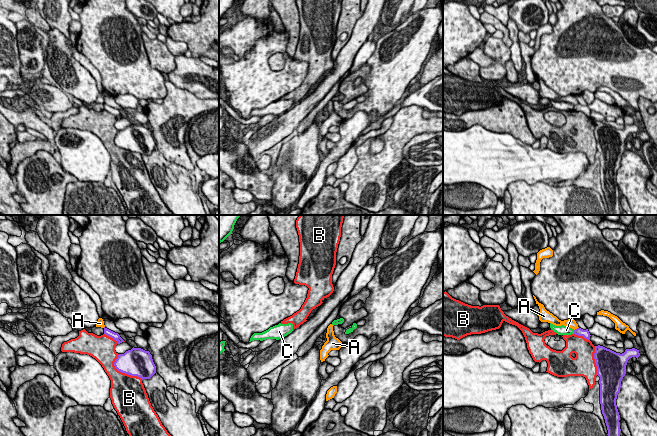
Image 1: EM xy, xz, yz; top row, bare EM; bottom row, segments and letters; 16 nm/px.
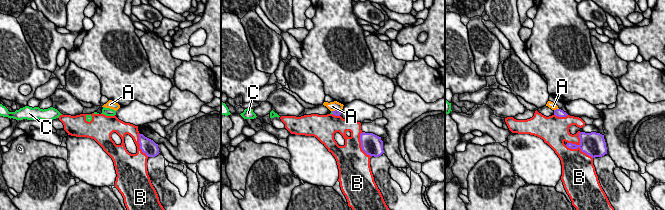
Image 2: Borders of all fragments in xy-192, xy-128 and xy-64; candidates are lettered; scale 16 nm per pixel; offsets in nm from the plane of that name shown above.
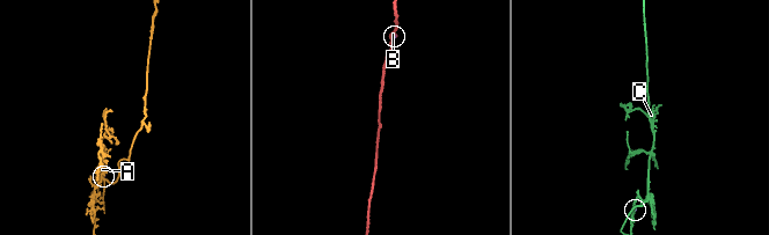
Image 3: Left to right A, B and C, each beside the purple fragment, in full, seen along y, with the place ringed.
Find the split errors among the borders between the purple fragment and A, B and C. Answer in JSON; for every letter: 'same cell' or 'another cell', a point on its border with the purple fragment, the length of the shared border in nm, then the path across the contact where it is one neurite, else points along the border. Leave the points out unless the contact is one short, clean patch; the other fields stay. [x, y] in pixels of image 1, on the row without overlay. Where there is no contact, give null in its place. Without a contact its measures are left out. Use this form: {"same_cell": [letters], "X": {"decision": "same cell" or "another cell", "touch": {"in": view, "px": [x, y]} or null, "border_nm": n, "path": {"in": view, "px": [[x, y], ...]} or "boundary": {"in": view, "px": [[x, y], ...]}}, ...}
{"same_cell": [], "A": {"decision": "another cell", "touch": {"in": "yz", "px": [577, 104]}, "border_nm": 100, "boundary": {"in": "yz", "px": [[578, 103], [574, 106]]}}, "B": {"decision": "another cell", "touch": {"in": "xy", "px": [122, 148]}, "border_nm": 550}, "C": {"decision": "another cell", "touch": {"in": "yz", "px": [574, 108]}, "border_nm": 70, "boundary": {"in": "yz", "px": [[573, 106], [574, 109]]}}}

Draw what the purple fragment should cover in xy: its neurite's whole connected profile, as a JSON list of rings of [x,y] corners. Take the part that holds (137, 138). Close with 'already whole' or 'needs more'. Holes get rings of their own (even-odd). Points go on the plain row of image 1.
[[[132,124],[119,130],[114,138],[115,144],[125,150],[150,155],[156,149],[156,142],[149,127]]]; already whole

